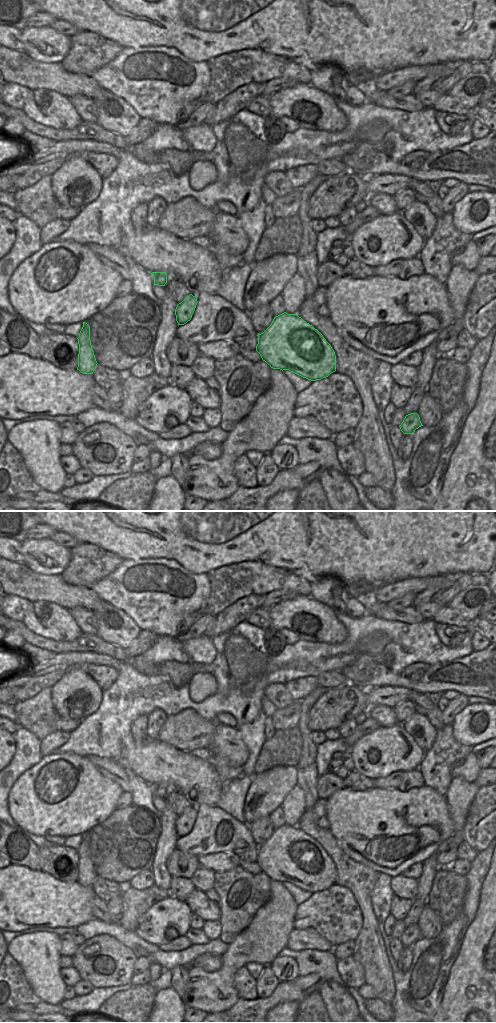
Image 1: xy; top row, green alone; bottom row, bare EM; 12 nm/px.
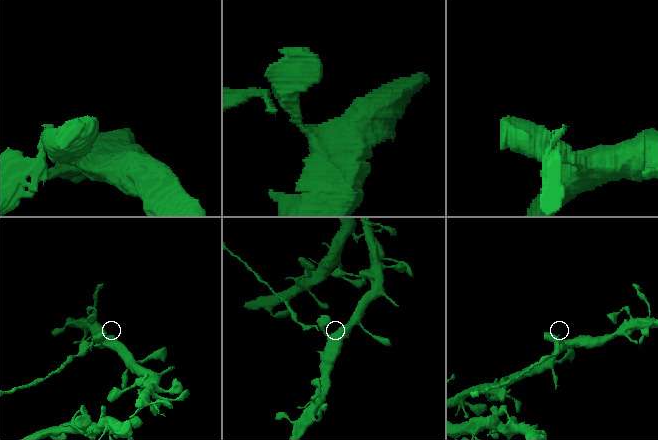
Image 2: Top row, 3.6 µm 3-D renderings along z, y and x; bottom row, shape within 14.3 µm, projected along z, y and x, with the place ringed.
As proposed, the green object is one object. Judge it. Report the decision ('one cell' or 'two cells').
two cells

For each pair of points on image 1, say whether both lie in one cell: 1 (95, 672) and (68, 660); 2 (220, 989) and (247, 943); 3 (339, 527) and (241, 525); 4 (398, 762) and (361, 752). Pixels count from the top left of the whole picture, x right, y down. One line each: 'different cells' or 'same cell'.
1: different cells
2: same cell
3: same cell
4: same cell

